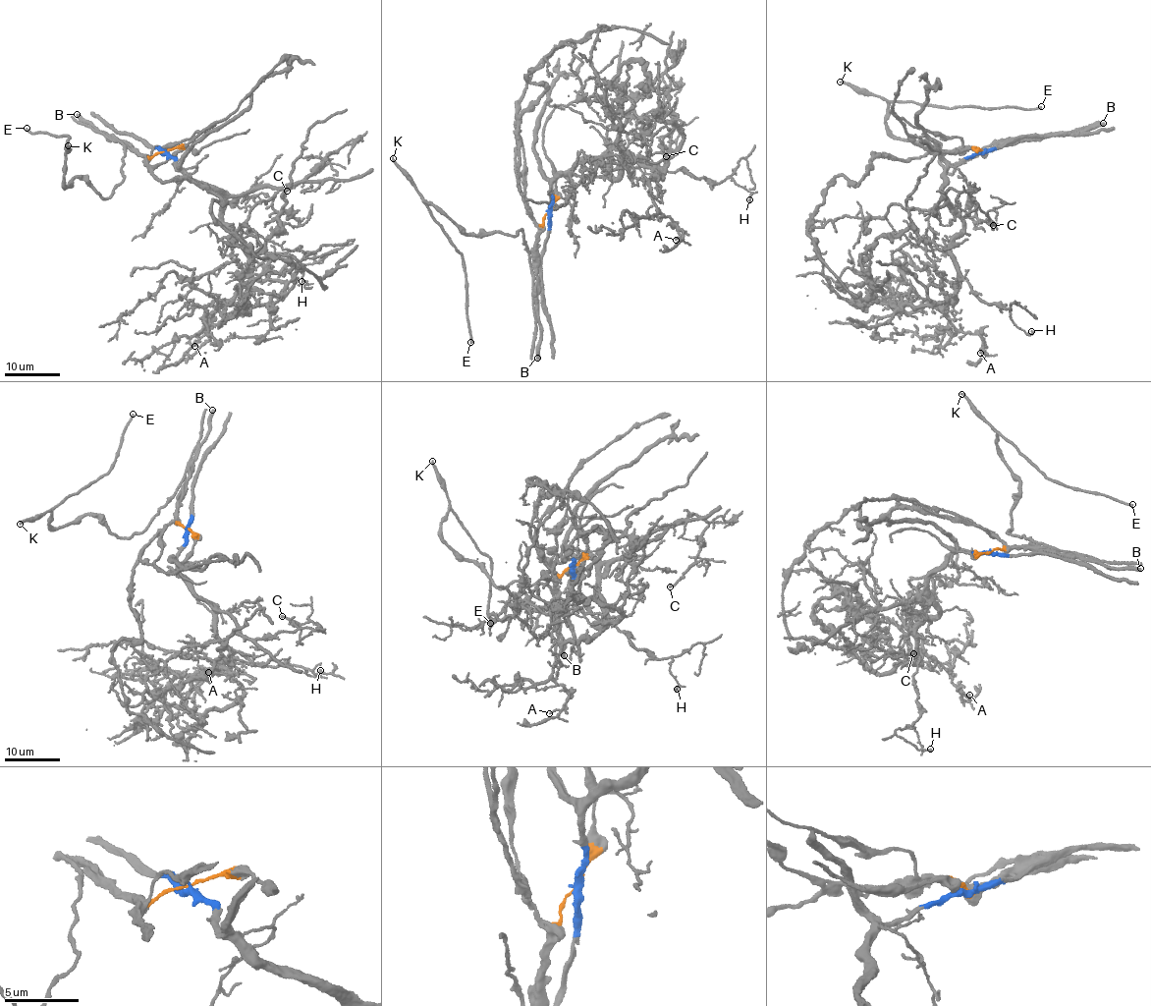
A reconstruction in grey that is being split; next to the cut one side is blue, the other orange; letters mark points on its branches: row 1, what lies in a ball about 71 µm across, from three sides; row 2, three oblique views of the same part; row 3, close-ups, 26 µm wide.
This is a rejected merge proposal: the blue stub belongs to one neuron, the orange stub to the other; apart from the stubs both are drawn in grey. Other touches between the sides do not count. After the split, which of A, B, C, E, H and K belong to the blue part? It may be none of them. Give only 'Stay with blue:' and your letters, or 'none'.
Stay with blue: A, C, H

